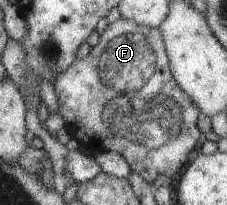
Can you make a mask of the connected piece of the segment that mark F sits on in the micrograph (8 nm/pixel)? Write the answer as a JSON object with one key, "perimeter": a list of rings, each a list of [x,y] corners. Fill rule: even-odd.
{"perimeter":[[[121,17],[108,23],[96,45],[89,48],[82,59],[76,58],[54,87],[59,98],[59,114],[66,118],[71,138],[92,155],[104,151],[120,154],[146,183],[151,184],[158,175],[172,178],[189,160],[188,156],[200,138],[196,126],[199,107],[175,82],[163,46],[162,32],[157,27],[135,24]]]}

